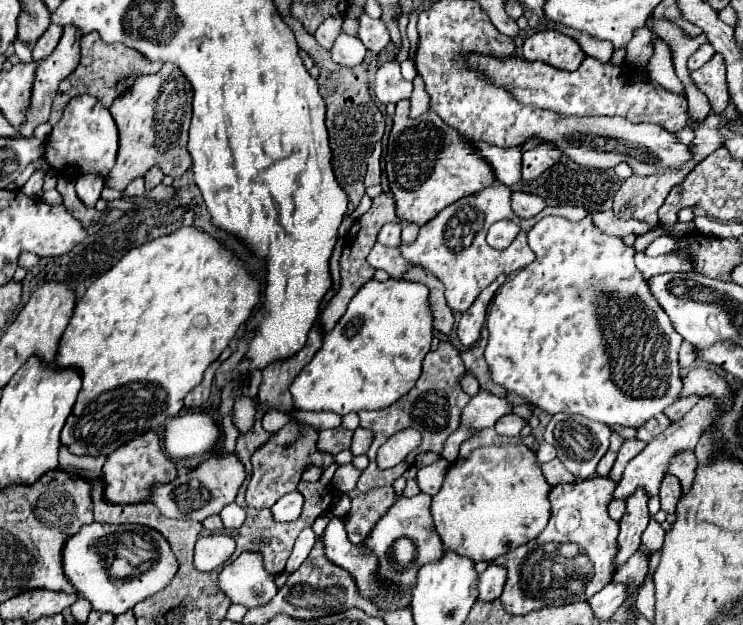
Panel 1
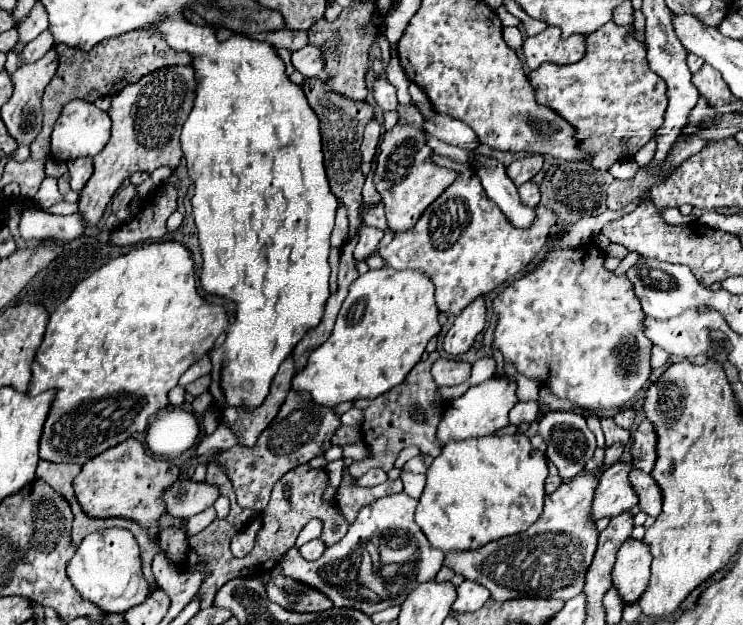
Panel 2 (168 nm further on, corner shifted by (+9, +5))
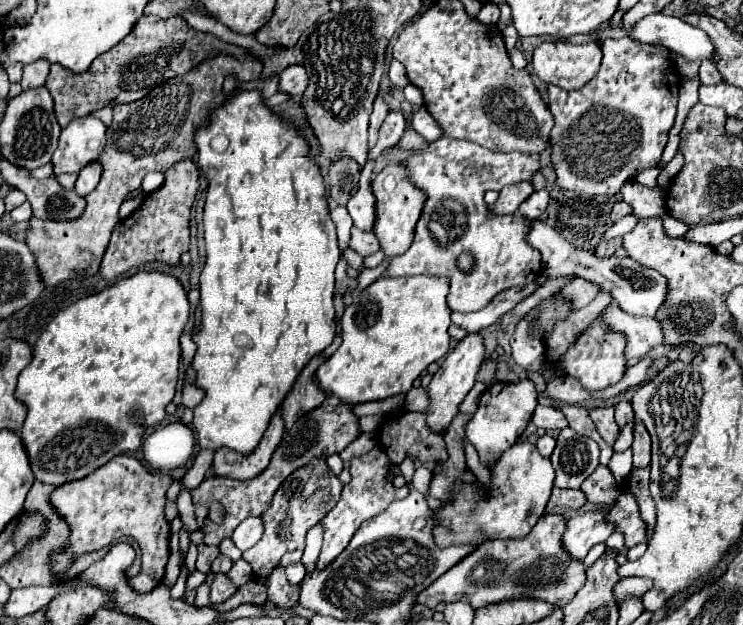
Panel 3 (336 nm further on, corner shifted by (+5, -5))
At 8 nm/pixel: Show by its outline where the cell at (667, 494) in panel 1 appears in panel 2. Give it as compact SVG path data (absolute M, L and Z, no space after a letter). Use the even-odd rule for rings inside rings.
M633 470L633 472L629 474L629 480L633 480L633 488L637 488L641 510L647 512L649 516L661 514L663 496L661 496L661 488L659 488L659 484L653 480L653 476L651 476L651 474L645 474L645 472L641 472L641 470Z

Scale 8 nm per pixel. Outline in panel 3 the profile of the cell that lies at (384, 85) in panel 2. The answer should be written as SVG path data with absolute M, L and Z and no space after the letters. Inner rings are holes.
M391 110L379 130L379 138L377 144L373 146L373 150L368 152L368 161L375 161L379 154L383 154L387 148L395 146L401 138L401 134L405 132L405 116L399 110Z

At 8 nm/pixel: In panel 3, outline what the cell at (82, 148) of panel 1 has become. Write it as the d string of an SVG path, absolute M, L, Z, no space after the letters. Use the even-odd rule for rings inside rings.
M93 116L75 118L67 128L63 128L59 146L53 154L55 174L79 172L89 162L99 158L105 142L105 124Z

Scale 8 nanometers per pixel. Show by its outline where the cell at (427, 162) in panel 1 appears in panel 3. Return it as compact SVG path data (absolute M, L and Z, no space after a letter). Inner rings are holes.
M389 164L385 170L381 170L375 176L373 182L373 194L375 194L375 226L373 234L379 238L379 246L385 252L385 256L399 256L405 254L413 240L413 226L417 224L417 218L421 214L421 206L425 204L425 194L421 190L409 186L405 182L405 168L399 164Z

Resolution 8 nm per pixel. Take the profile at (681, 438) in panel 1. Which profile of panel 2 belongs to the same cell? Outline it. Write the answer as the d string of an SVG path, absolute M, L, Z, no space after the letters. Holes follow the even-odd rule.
M629 460L629 462L617 462L603 472L591 510L595 520L603 516L617 516L623 510L631 510L639 502L637 492L629 482L629 472L633 468L635 466Z

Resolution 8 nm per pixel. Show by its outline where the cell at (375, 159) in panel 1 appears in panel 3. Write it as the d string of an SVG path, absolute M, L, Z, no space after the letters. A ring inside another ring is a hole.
M377 96L373 102L373 112L371 112L371 124L369 124L369 146L373 146L377 142L377 130L381 128L381 122L385 120L385 116L389 114L389 106L387 102Z

